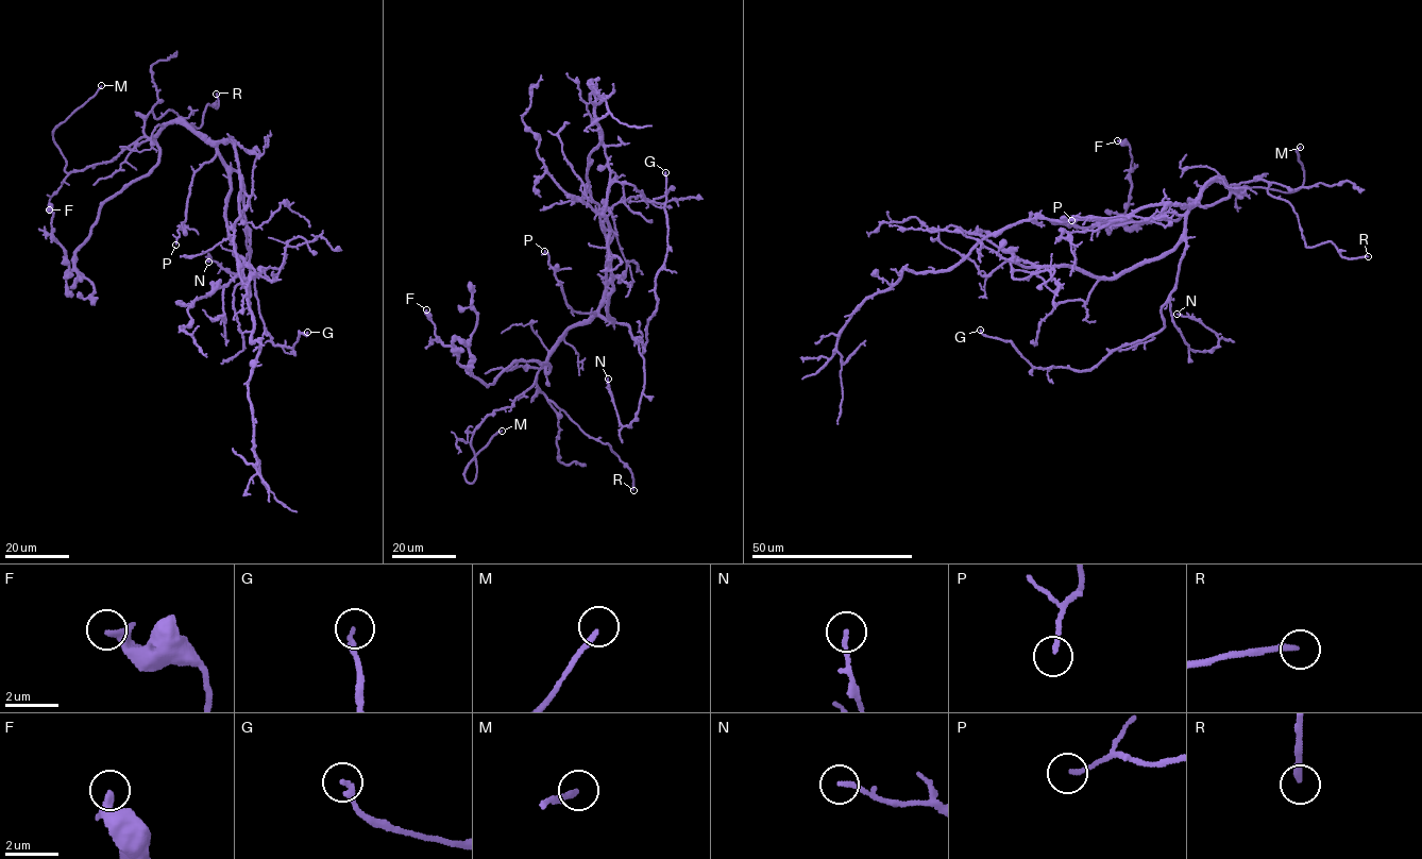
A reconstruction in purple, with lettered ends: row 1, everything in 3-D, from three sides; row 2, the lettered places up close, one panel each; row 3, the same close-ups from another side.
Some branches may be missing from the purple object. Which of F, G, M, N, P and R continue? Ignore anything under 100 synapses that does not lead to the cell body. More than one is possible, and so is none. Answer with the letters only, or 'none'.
M

